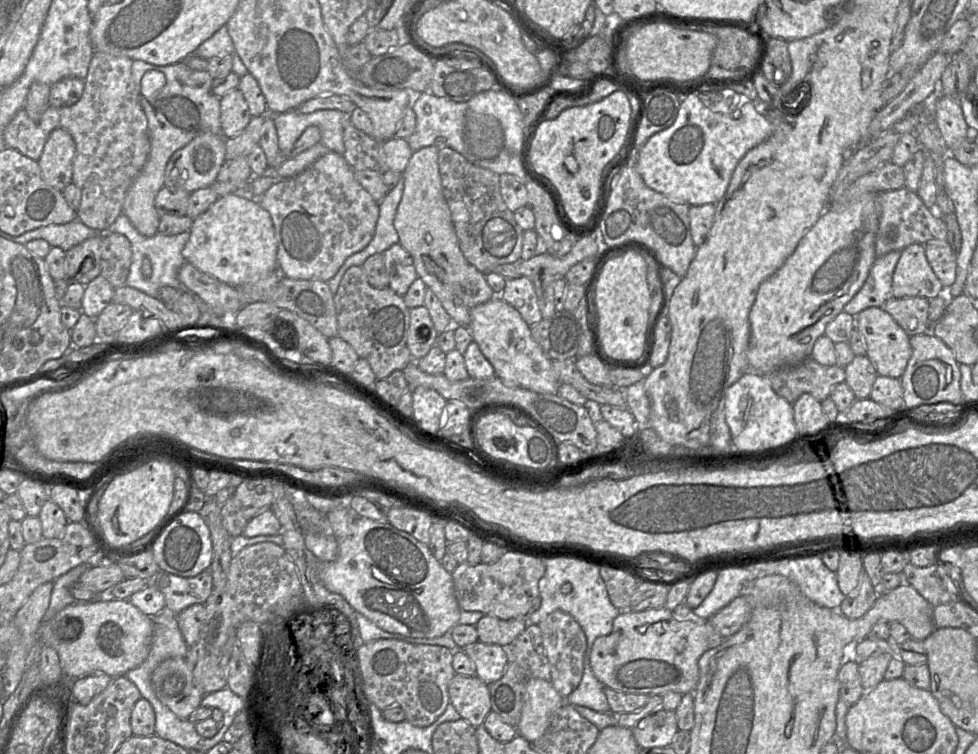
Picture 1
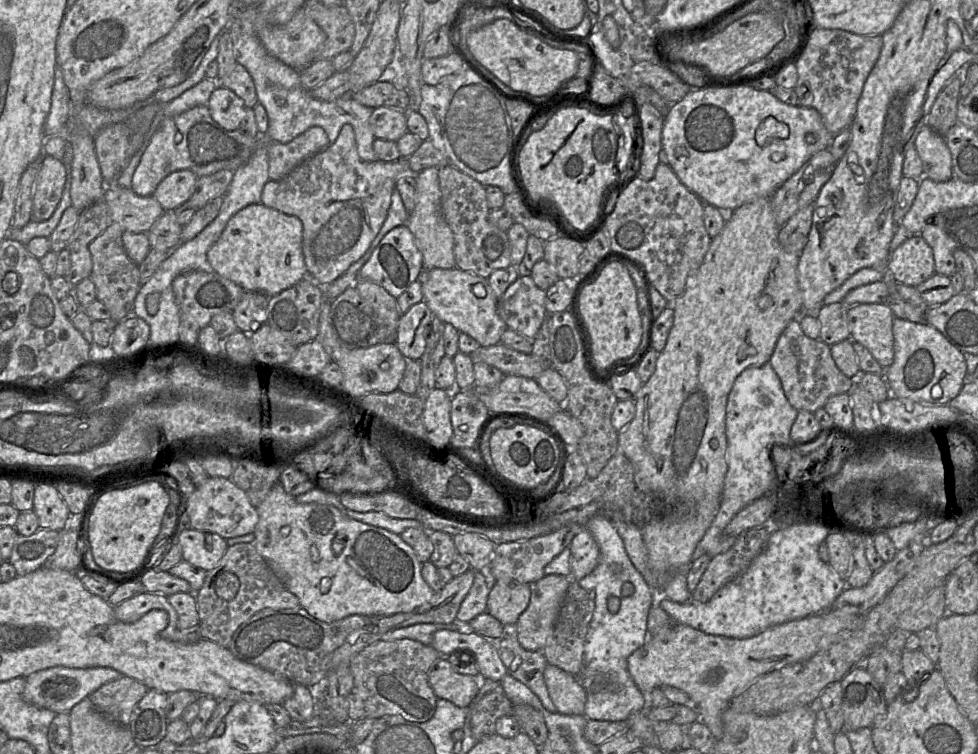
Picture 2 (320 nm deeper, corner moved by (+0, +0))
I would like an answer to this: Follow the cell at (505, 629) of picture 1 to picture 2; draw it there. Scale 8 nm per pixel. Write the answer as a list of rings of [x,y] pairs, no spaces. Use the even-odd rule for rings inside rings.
[[[493,581],[487,600],[487,612],[505,627],[513,627],[527,608],[531,597],[531,584]]]

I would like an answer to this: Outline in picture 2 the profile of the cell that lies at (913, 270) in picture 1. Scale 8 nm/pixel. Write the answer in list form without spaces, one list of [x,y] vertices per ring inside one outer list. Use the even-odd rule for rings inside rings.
[[[911,235],[891,252],[888,272],[895,282],[917,287],[935,274],[932,248],[921,235]]]

